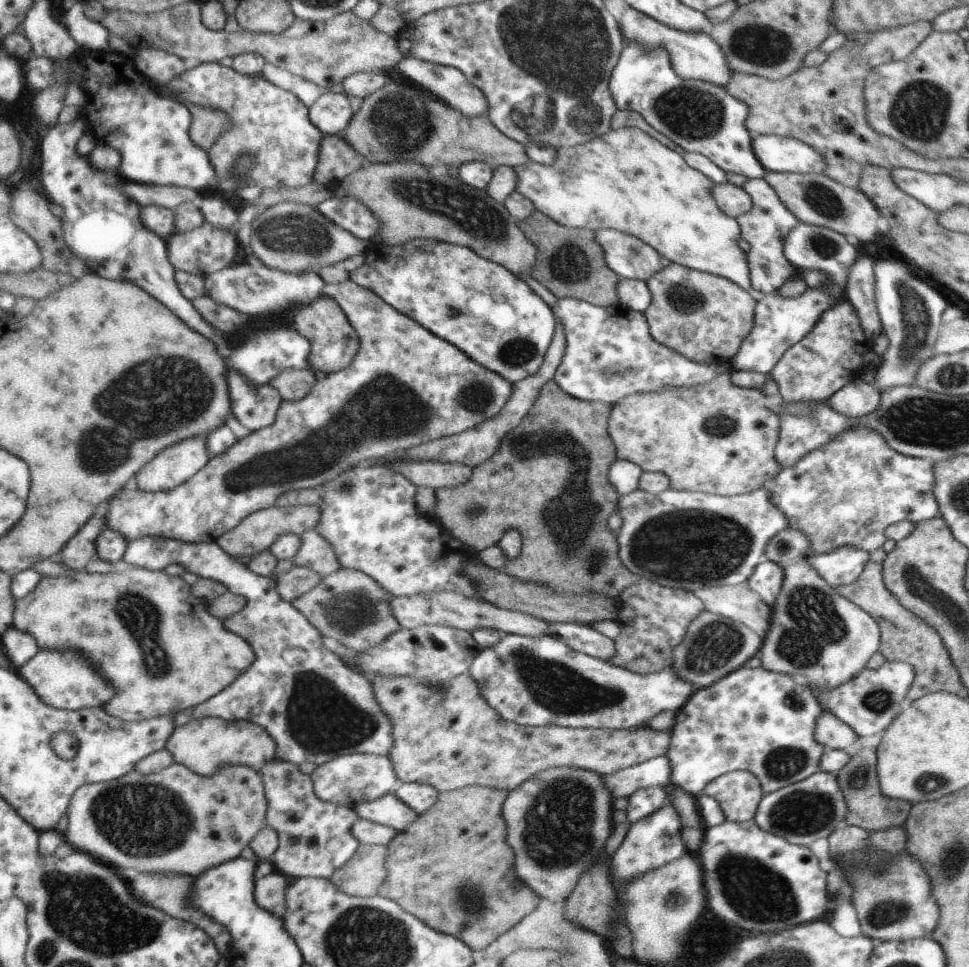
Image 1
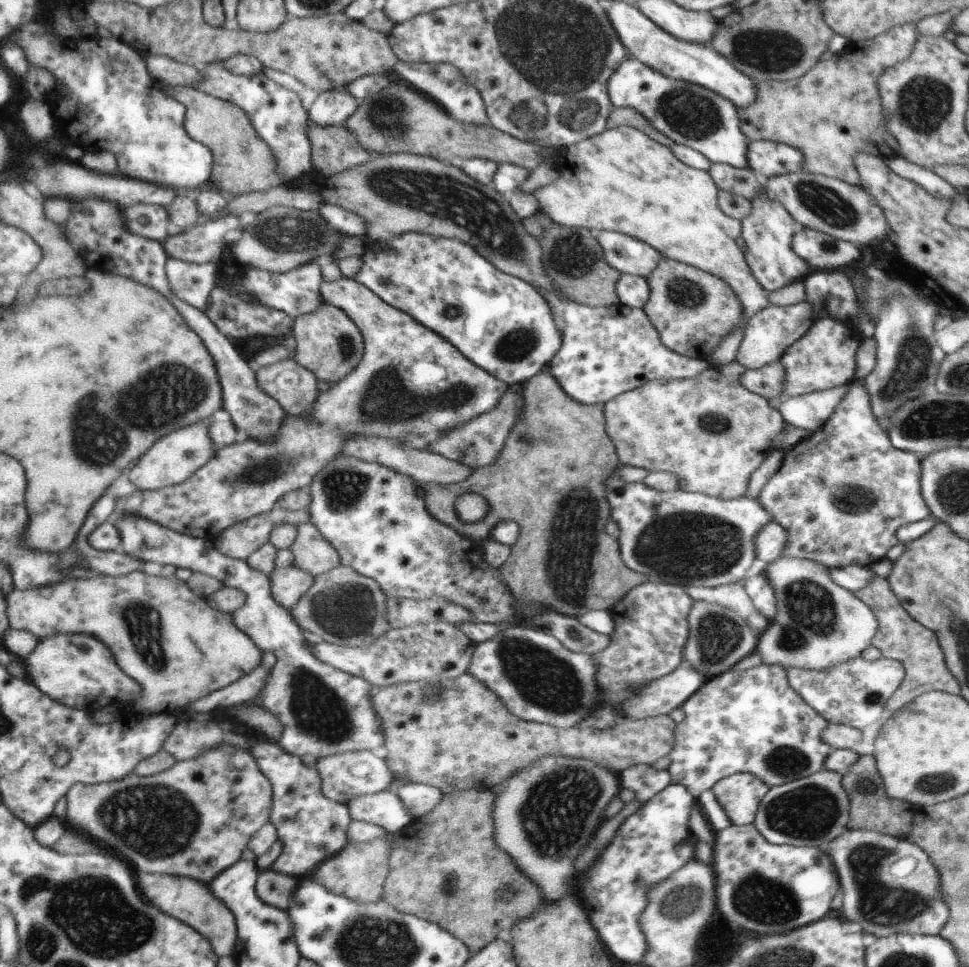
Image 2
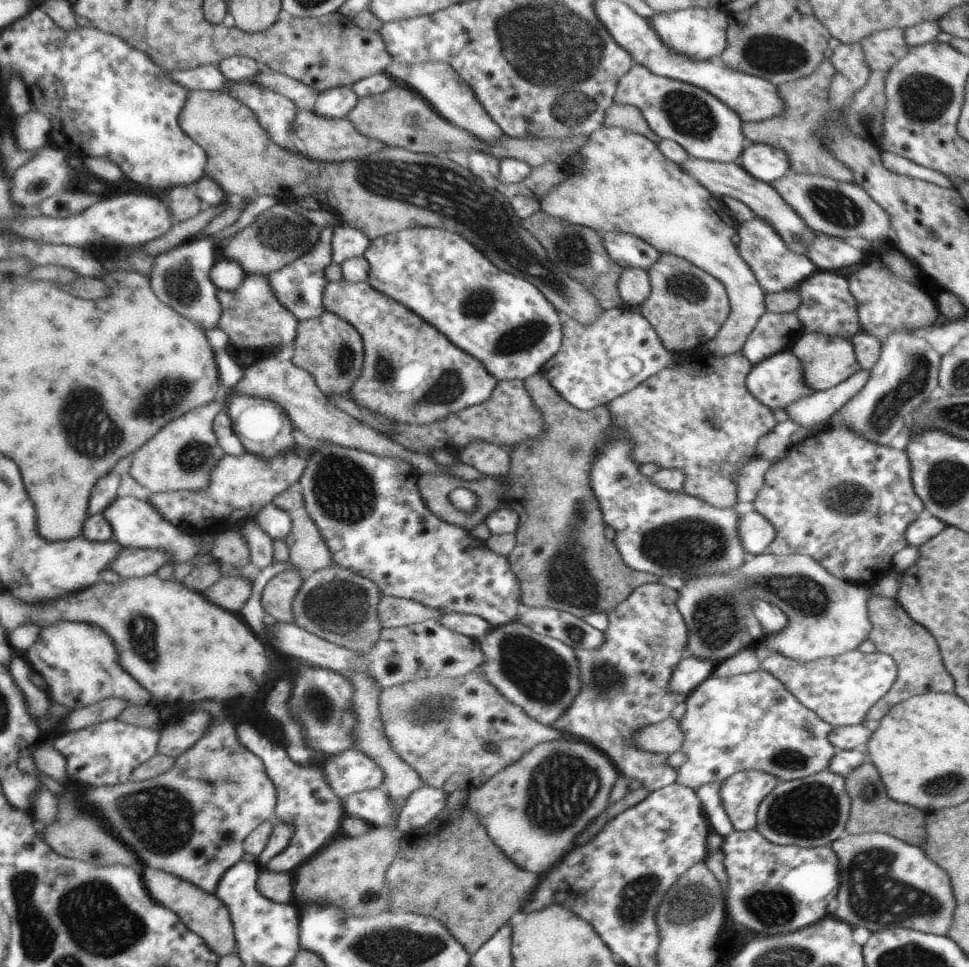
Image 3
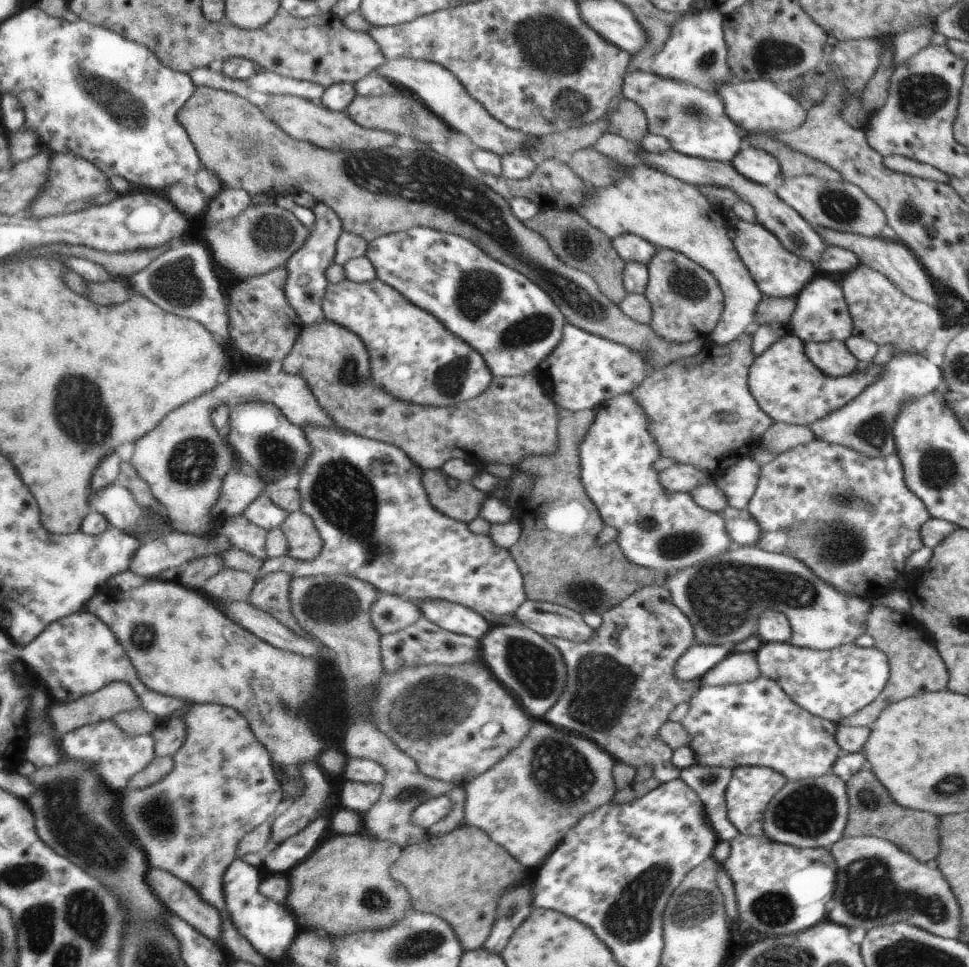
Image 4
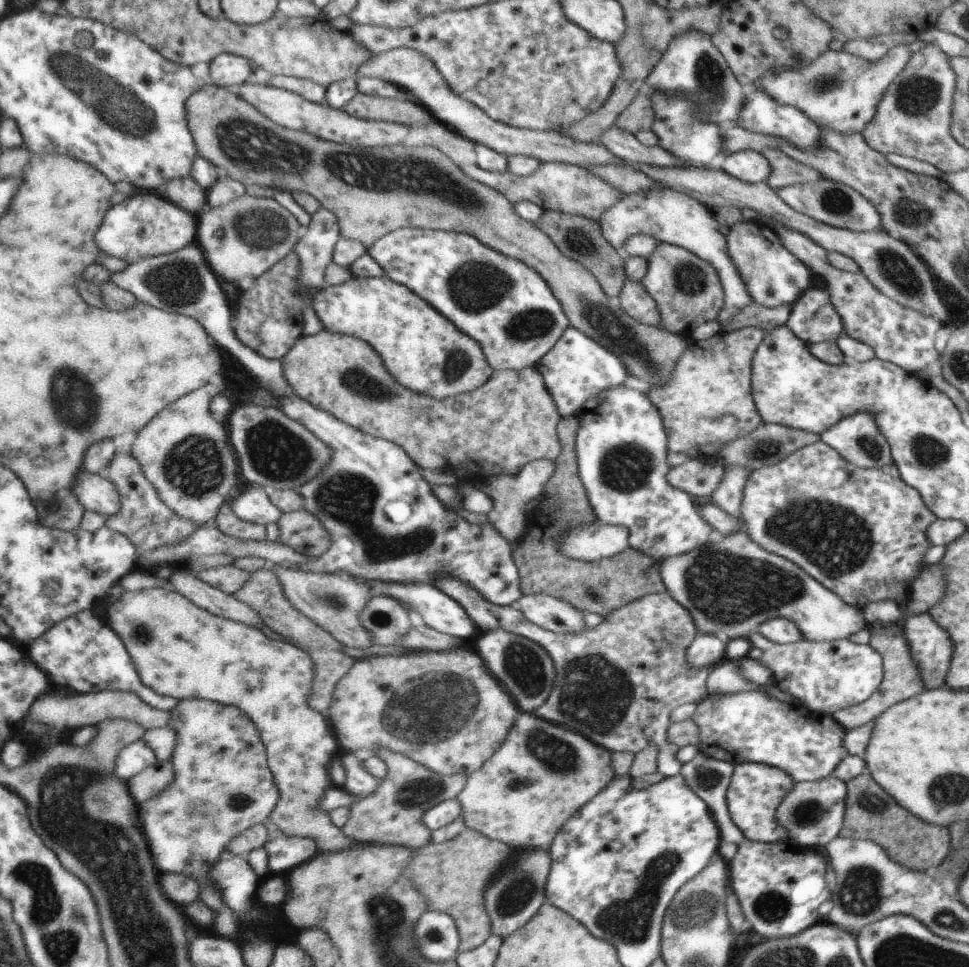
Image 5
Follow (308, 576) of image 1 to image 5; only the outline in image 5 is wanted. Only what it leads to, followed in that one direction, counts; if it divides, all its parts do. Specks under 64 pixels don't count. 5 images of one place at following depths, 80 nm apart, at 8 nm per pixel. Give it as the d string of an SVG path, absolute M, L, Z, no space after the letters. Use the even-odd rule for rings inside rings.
M267 566L260 571L250 573L248 581L241 590L232 594L237 600L248 604L264 621L271 634L289 641L291 644L302 648L312 656L314 662L315 680L310 696L311 708L325 714L334 702L334 692L338 682L354 667L357 661L351 648L335 638L319 623L308 617L293 605L284 594L284 586L279 577Z

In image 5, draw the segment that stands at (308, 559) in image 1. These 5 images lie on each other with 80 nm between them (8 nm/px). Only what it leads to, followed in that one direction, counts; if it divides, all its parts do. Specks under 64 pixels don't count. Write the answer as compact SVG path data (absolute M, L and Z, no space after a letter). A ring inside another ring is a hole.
M306 508L283 513L277 525L279 543L309 556L325 554L332 544L329 530Z

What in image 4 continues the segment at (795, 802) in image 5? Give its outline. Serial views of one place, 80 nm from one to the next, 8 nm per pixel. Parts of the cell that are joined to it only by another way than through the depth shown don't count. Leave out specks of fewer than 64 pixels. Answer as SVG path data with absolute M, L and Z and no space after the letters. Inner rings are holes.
M831 771L812 779L787 781L763 811L764 836L795 848L830 848L836 840L843 837L848 811L846 787L847 783Z

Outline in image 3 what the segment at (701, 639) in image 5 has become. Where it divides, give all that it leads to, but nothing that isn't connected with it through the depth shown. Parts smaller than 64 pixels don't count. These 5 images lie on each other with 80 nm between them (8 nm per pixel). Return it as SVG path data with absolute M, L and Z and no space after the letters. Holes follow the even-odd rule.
M685 654L673 670L668 687L674 693L683 693L685 696L701 684L714 668L711 659Z

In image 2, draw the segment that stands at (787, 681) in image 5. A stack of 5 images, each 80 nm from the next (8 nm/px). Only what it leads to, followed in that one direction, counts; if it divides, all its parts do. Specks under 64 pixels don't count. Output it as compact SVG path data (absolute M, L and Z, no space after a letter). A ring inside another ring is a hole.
M861 655L847 663L839 663L829 671L783 669L790 687L802 697L816 713L823 716L829 725L849 725L860 731L869 731L870 724L882 720L885 724L893 713L886 704L895 694L905 678L903 665L896 659L877 657L874 661L865 660Z

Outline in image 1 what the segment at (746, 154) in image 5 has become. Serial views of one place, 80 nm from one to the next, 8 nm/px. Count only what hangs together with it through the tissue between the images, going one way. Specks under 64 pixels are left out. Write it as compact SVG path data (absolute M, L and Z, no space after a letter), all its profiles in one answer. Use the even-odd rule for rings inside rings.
M755 135L754 156L767 172L822 174L823 156L815 148L778 135Z

